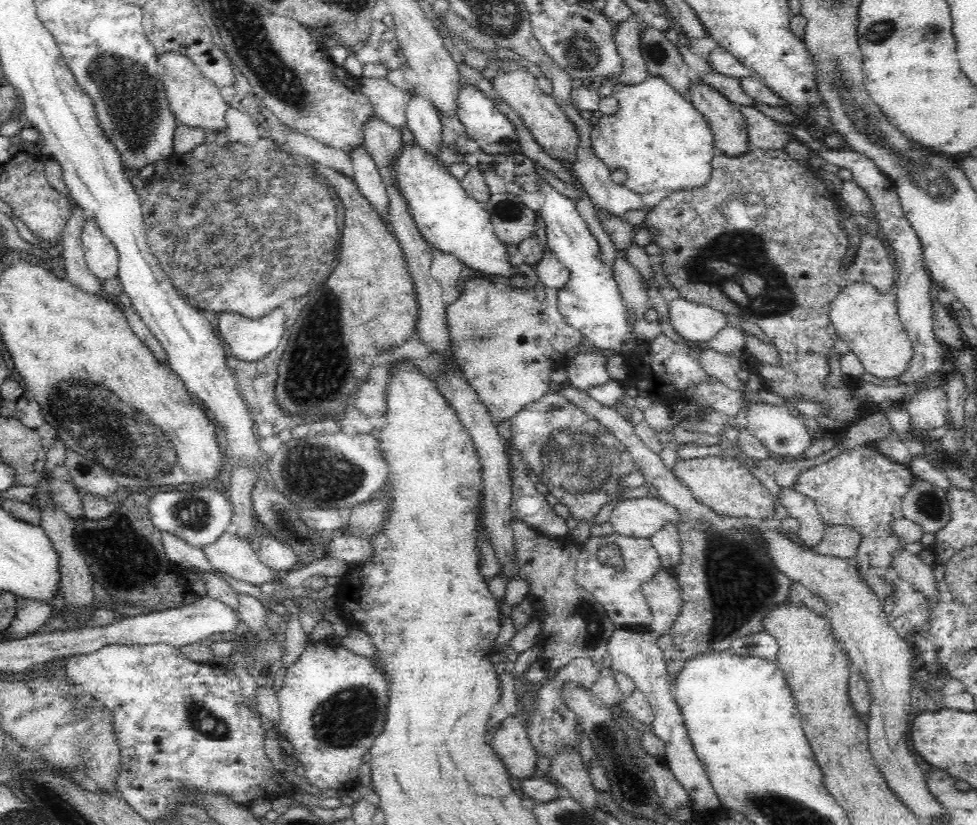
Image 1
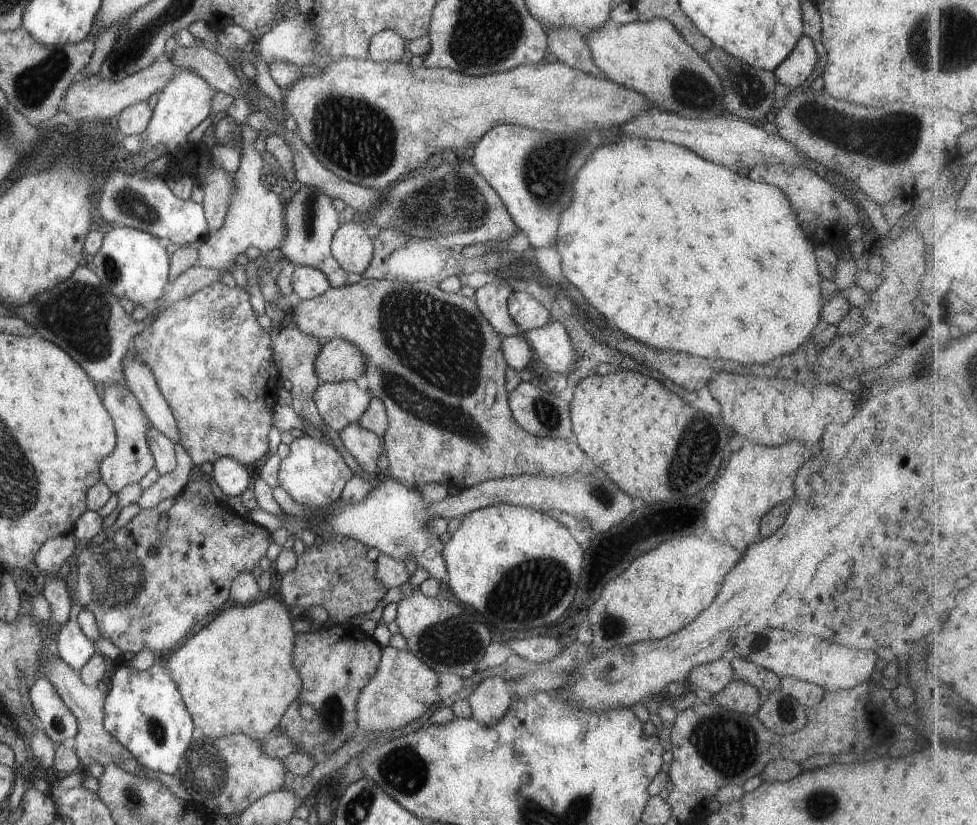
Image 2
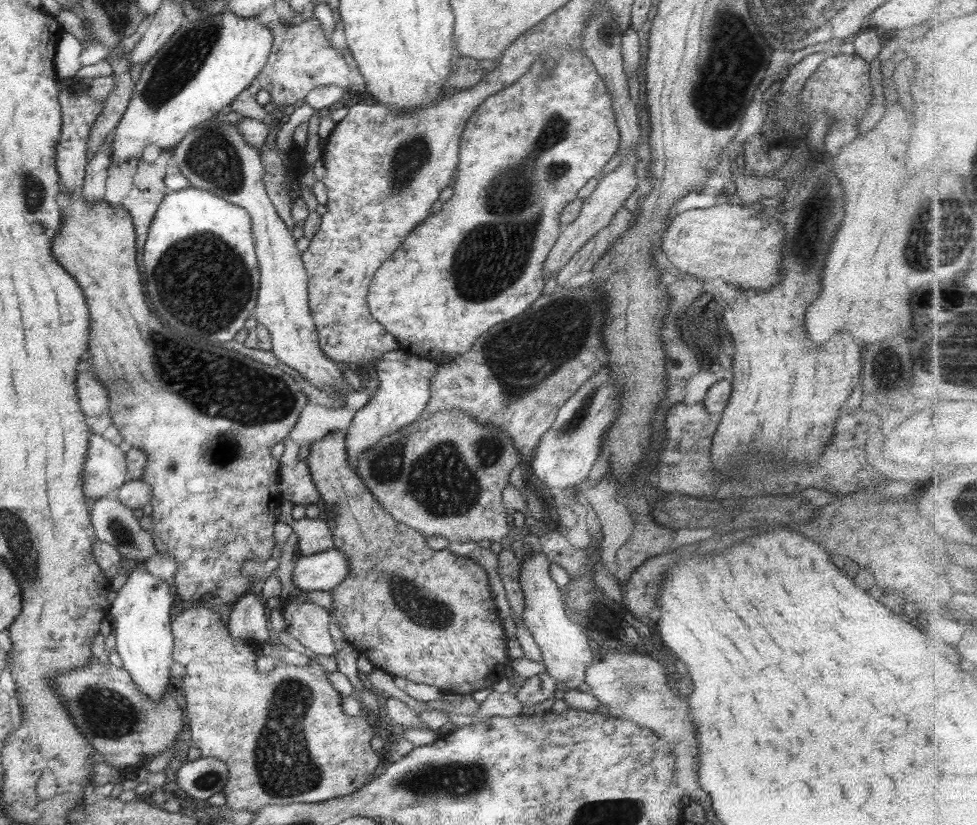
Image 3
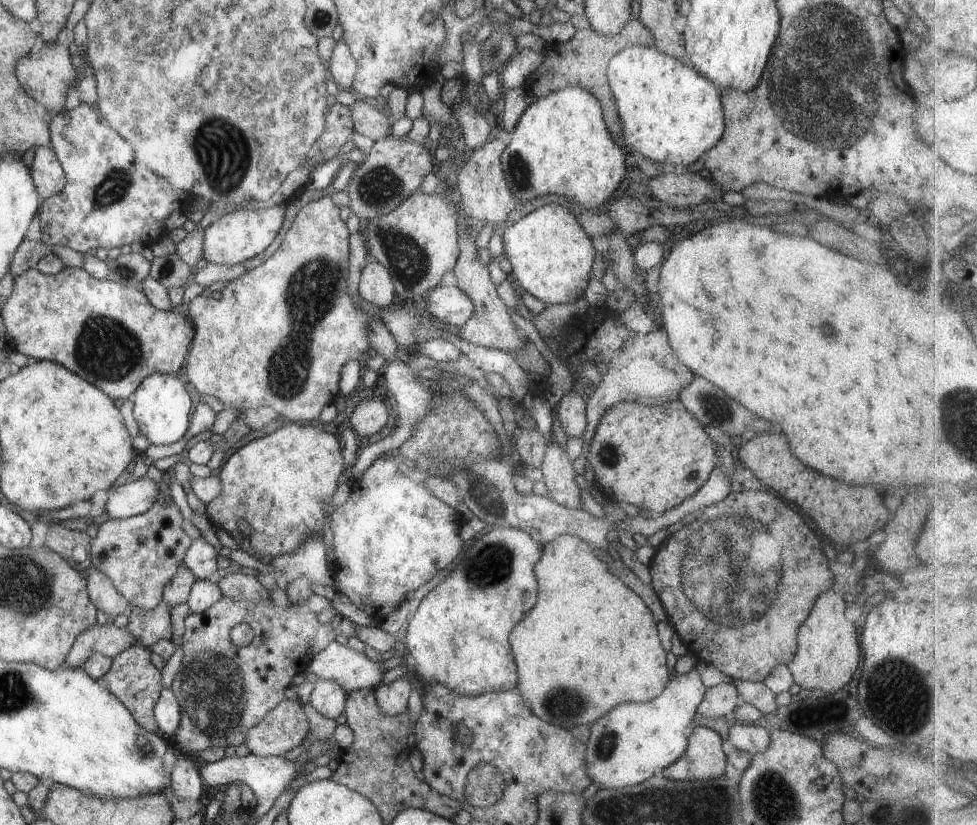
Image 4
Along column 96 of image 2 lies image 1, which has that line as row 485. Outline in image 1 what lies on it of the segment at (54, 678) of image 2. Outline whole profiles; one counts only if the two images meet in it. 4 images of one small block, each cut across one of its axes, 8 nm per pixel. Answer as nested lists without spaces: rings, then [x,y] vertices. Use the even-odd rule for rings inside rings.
[[[706,456],[691,459],[679,459],[674,465],[673,473],[678,481],[686,486],[698,503],[706,505],[719,515],[734,518],[756,518],[772,520],[776,514],[776,499],[757,480],[754,474],[740,465],[731,456]]]

